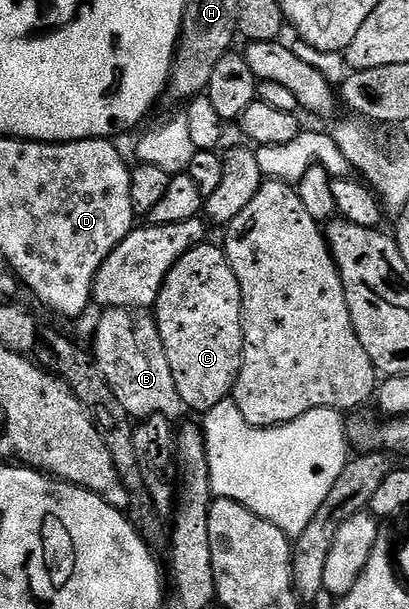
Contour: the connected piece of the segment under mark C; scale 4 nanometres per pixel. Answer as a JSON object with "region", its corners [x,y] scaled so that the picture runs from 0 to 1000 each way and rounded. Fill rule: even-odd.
{"region":[[[487,402],[472,406],[460,415],[450,415],[450,422],[440,422],[440,429],[430,429],[430,435],[411,448],[411,455],[401,461],[401,468],[386,483],[386,496],[381,499],[381,529],[389,540],[391,557],[399,560],[401,576],[408,580],[411,599],[421,606],[421,622],[430,629],[430,639],[445,654],[452,667],[465,675],[487,675],[501,678],[518,673],[528,665],[538,665],[538,658],[565,654],[572,627],[582,624],[582,614],[592,604],[592,483],[587,481],[587,468],[577,448],[567,448],[567,435],[557,429],[550,411],[540,404],[513,406],[516,402]]]}

